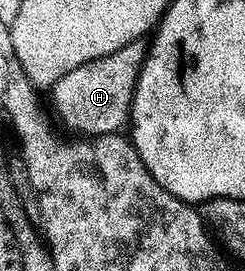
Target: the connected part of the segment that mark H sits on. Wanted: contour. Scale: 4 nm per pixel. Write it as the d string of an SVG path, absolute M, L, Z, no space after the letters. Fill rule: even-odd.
M133 40L128 42L128 46L120 46L120 50L112 50L112 54L104 54L104 58L84 62L84 66L76 66L76 70L68 70L68 74L55 82L48 92L52 112L54 107L53 115L58 115L74 131L71 133L82 138L125 129L130 119L138 75L146 60L146 50L147 45L142 40Z

